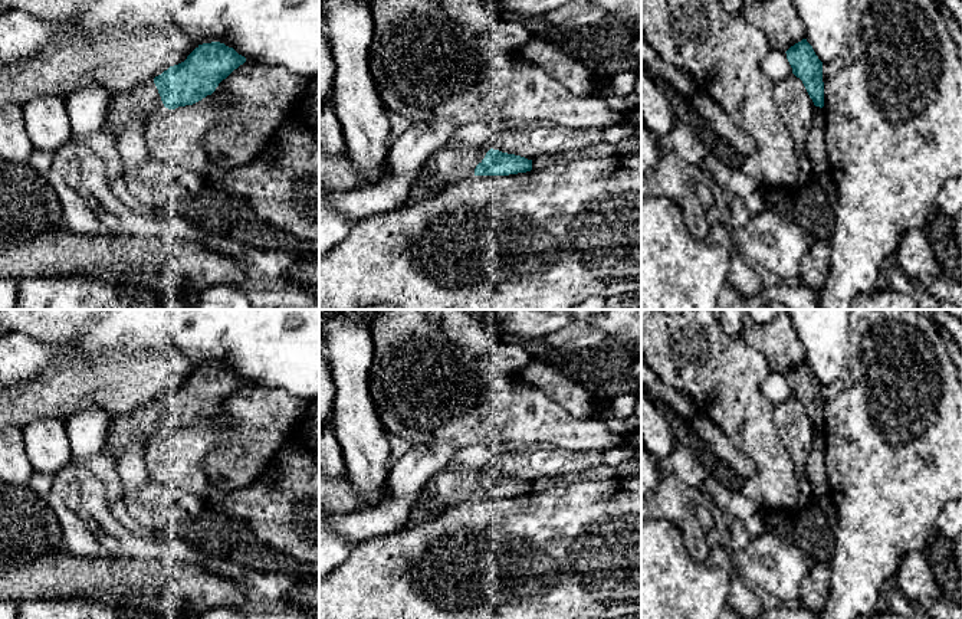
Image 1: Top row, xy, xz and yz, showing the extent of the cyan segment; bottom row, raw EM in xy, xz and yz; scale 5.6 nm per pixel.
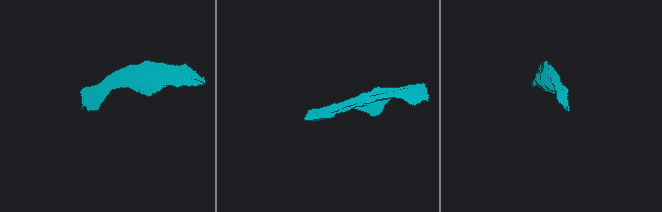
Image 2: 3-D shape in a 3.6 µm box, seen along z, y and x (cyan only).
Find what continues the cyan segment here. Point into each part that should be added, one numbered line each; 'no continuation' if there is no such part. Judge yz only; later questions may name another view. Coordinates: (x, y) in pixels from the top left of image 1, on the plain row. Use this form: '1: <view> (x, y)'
no continuation

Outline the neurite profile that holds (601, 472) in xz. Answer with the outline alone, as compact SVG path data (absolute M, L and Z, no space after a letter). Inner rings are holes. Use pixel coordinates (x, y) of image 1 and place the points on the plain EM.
M598 465L584 472L572 472L568 475L558 475L545 481L532 482L532 492L541 492L548 488L568 487L580 482L607 481L617 476L617 469L608 465Z

